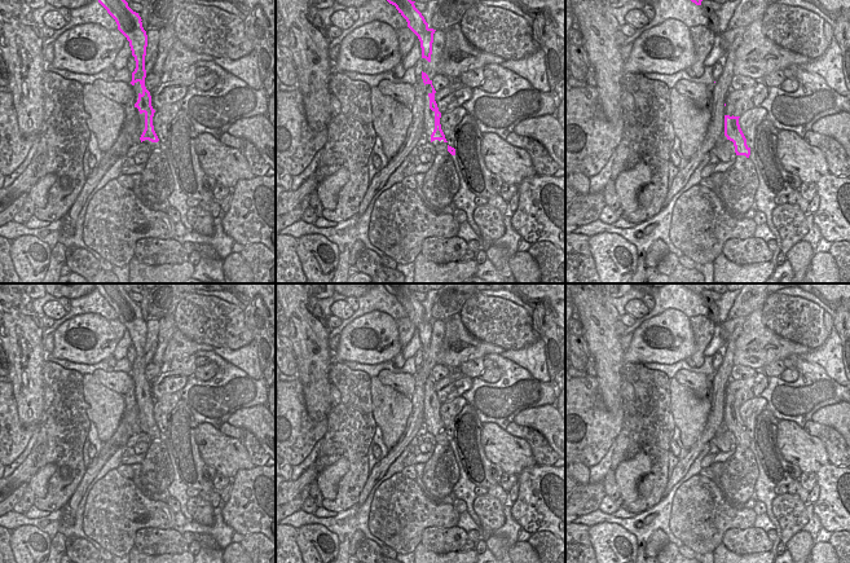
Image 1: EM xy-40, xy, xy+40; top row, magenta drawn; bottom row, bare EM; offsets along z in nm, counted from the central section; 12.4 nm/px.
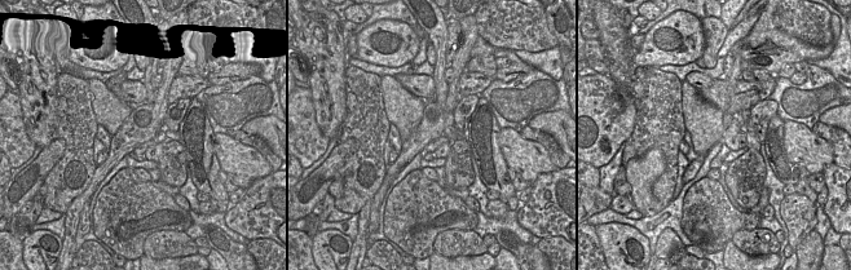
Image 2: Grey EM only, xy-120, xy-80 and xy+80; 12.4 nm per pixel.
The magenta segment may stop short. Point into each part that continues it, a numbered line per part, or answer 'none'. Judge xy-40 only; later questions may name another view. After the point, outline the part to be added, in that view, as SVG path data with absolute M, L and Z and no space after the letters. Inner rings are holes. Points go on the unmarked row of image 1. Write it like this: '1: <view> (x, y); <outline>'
none

